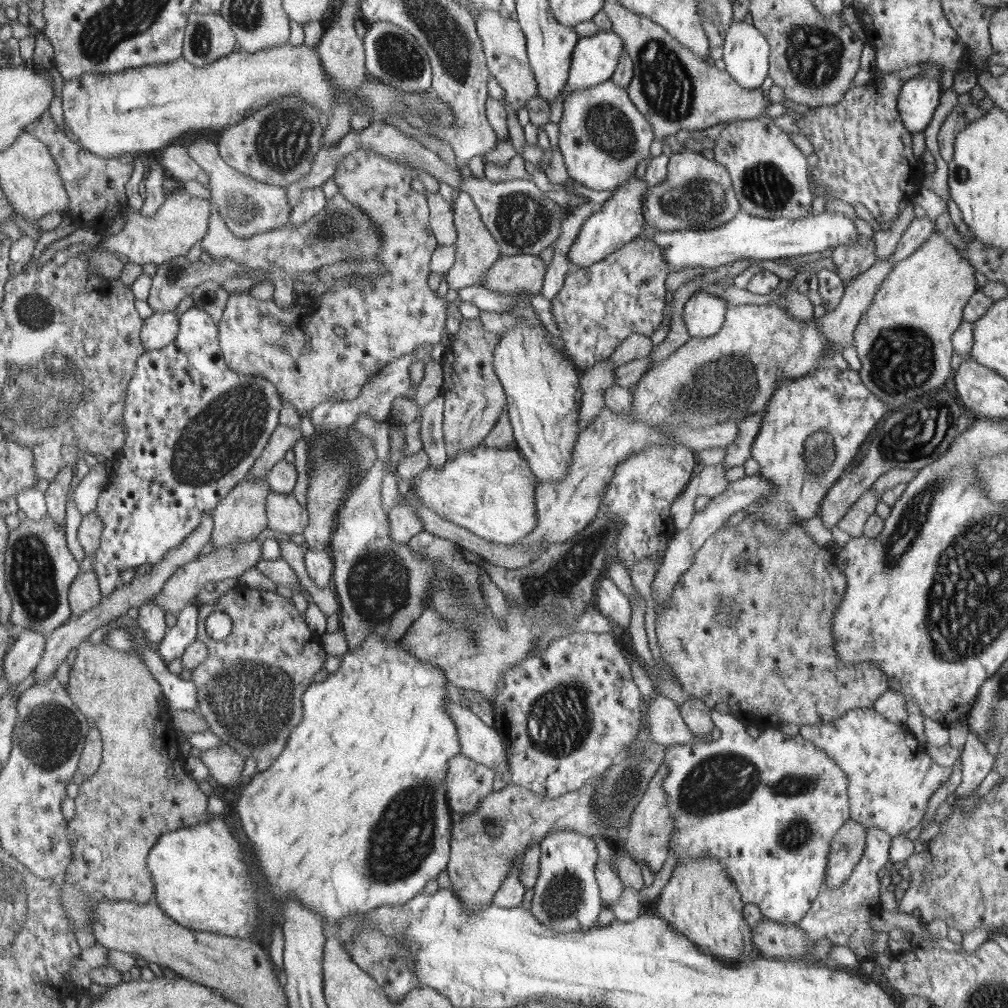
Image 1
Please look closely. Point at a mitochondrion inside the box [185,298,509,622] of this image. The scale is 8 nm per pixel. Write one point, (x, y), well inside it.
(334, 461)

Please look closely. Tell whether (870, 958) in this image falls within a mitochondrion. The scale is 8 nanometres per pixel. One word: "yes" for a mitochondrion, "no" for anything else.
no

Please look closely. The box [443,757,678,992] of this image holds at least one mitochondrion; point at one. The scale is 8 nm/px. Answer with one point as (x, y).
(563, 895)

